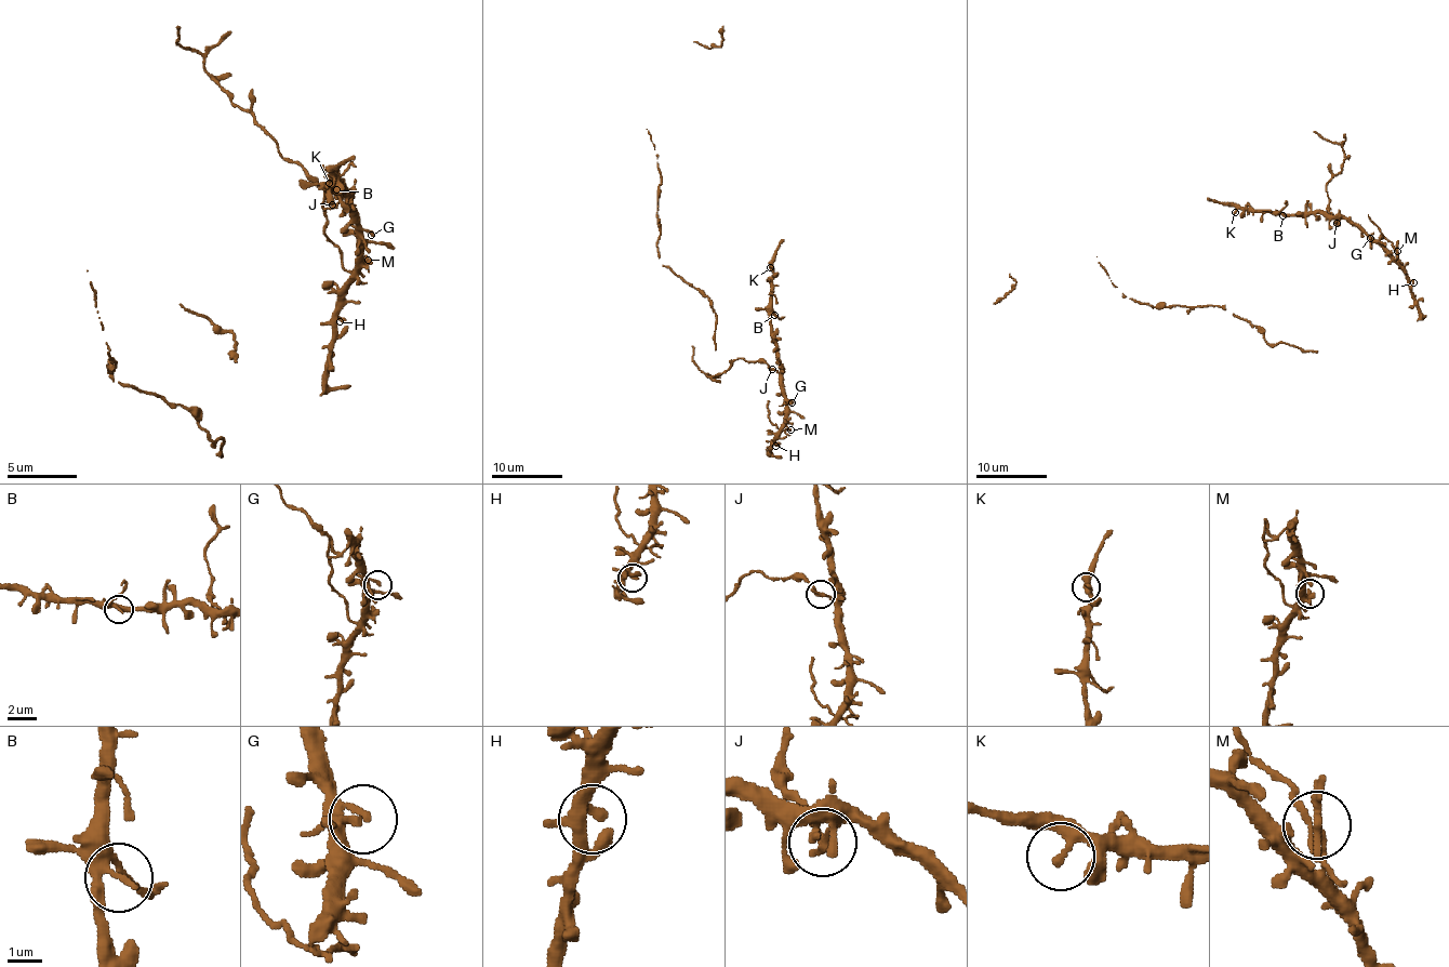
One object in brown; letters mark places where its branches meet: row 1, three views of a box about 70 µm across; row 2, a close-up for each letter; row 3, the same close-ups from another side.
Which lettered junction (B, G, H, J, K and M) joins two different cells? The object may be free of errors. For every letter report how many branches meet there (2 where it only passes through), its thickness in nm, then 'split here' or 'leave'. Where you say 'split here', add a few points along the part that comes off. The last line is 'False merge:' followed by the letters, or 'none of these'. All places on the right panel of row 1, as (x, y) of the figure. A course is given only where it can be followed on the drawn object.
B: branches 3; calibre 220 nm; leave
G: branches 2; calibre 190 nm; leave
H: branches 2; calibre 200 nm; leave
J: branches 2; calibre 200 nm; split here; course (1337, 222), (1329, 212), (1326, 185), (1342, 169), (1343, 149), (1313, 131)
K: branches 2; calibre 200 nm; leave
M: branches 2; calibre 190 nm; leave
False merge: J

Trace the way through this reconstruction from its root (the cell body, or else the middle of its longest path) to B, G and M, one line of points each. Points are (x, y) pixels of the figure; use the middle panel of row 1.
B: (770, 295), (770, 312), (774, 315)
G: (770, 295), (770, 336), (780, 365), (780, 388), (792, 402)
M: (770, 295), (770, 336), (780, 365), (785, 424), (791, 429)

